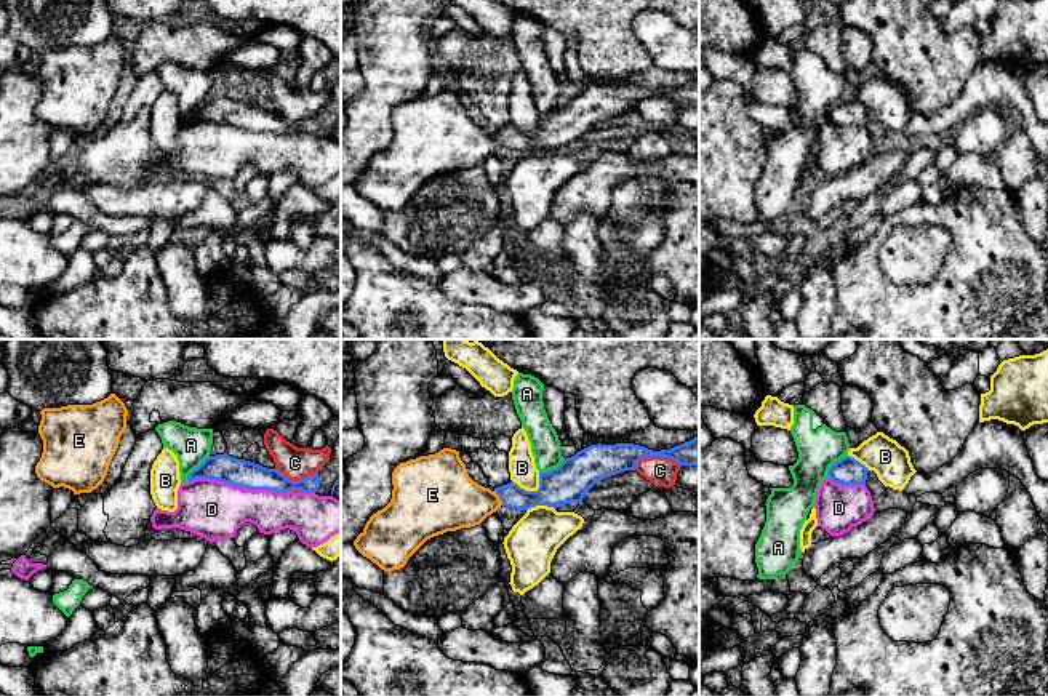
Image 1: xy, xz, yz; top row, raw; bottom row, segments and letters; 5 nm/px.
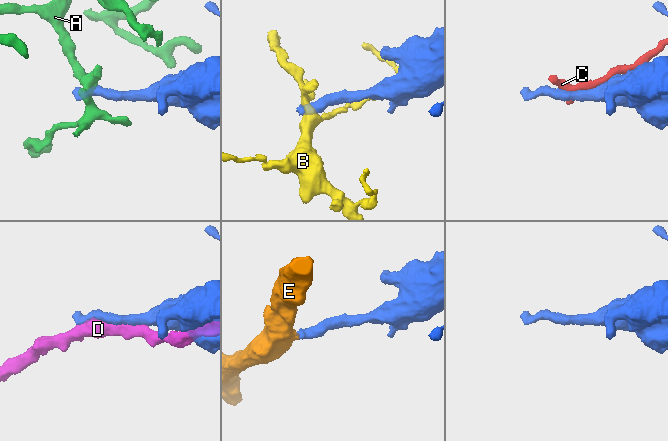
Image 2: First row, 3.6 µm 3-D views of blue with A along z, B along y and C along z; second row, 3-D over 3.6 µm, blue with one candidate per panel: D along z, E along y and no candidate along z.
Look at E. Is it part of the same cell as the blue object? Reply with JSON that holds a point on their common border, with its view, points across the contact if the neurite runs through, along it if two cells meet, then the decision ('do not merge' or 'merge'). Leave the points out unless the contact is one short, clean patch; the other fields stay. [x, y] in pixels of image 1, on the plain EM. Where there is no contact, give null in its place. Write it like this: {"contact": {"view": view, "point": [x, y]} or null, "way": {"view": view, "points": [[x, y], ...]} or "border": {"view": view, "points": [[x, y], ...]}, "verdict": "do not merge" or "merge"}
{"contact": {"view": "xz", "point": [500, 140]}, "way": {"view": "xz", "points": [[549, 135], [540, 140], [500, 140], [450, 141]]}, "verdict": "merge"}

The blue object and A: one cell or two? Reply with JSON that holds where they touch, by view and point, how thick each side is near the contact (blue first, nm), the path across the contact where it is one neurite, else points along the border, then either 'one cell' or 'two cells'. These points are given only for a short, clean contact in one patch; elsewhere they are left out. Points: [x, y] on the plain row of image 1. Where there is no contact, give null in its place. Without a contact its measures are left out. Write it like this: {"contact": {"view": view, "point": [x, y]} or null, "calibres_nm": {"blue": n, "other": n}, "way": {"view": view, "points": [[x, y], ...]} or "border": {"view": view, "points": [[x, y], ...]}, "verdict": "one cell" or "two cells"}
{"contact": {"view": "yz", "point": [832, 106]}, "calibres_nm": {"blue": 140, "other": 190}, "border": {"view": "yz", "points": [[847, 96], [831, 108], [828, 119]]}, "verdict": "two cells"}

